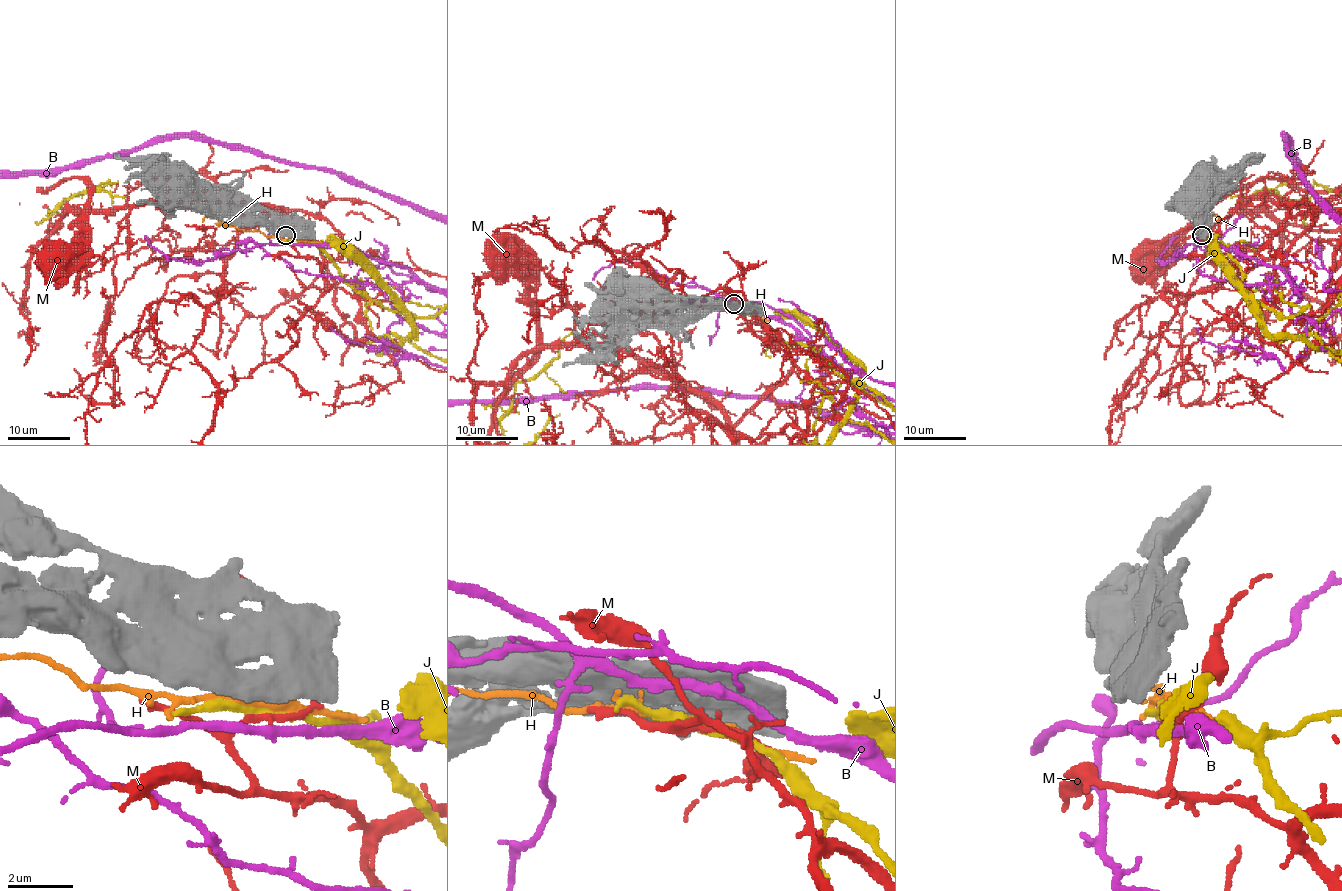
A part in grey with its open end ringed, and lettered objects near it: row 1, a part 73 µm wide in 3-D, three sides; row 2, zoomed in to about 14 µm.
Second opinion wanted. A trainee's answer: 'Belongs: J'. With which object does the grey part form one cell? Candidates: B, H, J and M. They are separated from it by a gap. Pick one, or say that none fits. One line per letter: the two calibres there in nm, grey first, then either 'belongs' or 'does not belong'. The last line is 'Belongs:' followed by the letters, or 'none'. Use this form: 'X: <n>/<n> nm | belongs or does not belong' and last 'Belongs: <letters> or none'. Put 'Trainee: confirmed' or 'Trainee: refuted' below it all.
B: 850/280 nm | does not belong
H: 850/130 nm | does not belong
J: 850/240 nm | belongs
M: 850/240 nm | does not belong
Belongs: J
Trainee: confirmed

